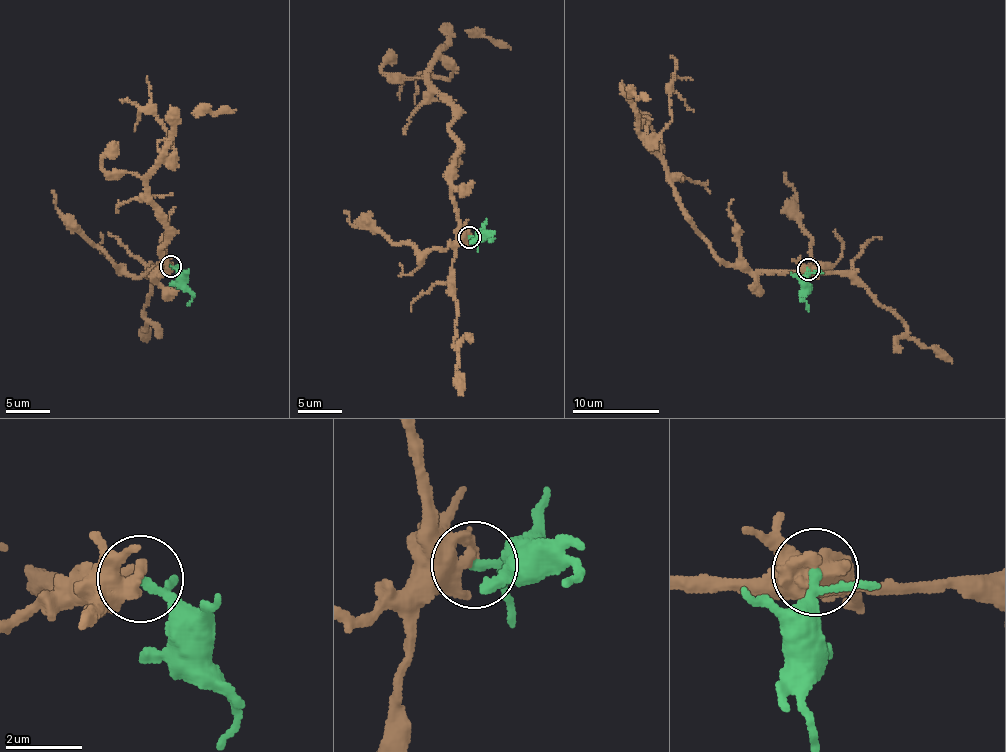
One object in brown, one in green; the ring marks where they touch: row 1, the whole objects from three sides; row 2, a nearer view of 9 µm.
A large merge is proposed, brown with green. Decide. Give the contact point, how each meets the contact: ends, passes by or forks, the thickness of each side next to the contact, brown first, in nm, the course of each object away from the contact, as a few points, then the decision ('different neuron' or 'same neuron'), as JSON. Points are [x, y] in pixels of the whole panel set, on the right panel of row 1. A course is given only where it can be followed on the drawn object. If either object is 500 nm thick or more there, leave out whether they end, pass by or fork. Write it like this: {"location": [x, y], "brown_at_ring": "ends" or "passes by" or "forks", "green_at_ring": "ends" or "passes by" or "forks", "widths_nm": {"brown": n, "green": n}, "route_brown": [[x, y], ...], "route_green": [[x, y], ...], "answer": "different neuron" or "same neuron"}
{"location": [808, 269], "brown_at_ring": "ends", "green_at_ring": "passes by", "widths_nm": {"brown": 300, "green": 190}, "route_brown": [[807, 267], [745, 272], [728, 266], [687, 215], [664, 161], [645, 140], [672, 118], [671, 78], [692, 79]], "route_green": [[807, 270], [808, 311]], "answer": "different neuron"}

